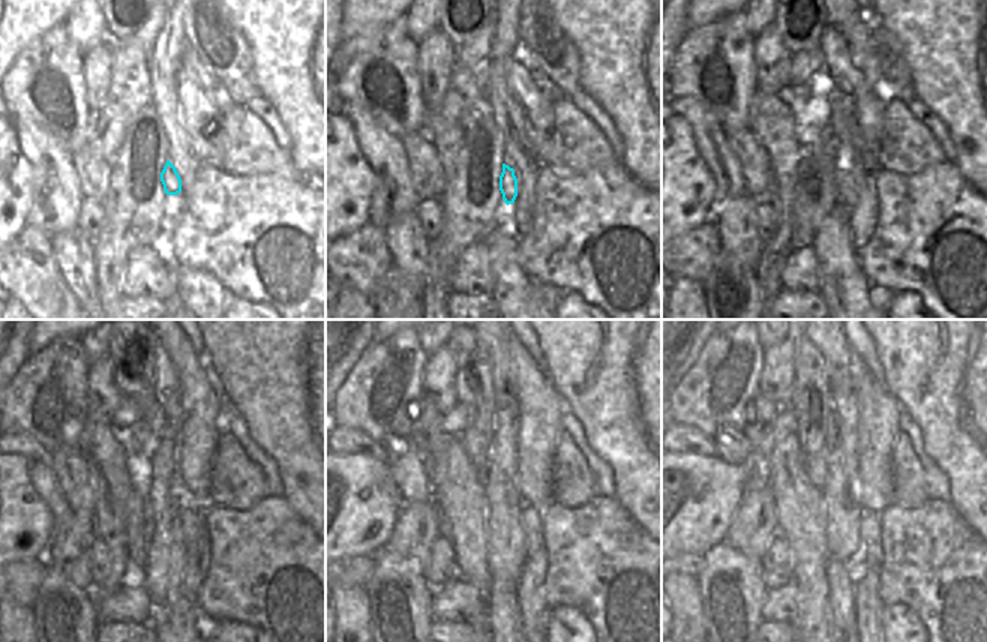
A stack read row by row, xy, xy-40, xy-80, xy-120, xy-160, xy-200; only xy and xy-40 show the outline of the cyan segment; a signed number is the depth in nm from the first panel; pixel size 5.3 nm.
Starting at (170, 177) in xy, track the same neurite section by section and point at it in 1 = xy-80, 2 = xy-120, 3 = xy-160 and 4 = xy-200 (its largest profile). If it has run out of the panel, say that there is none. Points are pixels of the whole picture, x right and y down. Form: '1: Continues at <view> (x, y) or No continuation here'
1: Continues at xy-80 (845, 185)
2: Continues at xy-120 (192, 516)
3: Continues at xy-160 (530, 518)
4: Continues at xy-200 (869, 524).

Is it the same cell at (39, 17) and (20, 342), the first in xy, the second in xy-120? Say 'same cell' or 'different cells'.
different cells

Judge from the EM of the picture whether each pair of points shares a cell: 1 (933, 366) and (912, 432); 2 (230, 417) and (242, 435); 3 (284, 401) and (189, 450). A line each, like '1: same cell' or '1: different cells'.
1: different cells
2: same cell
3: different cells

